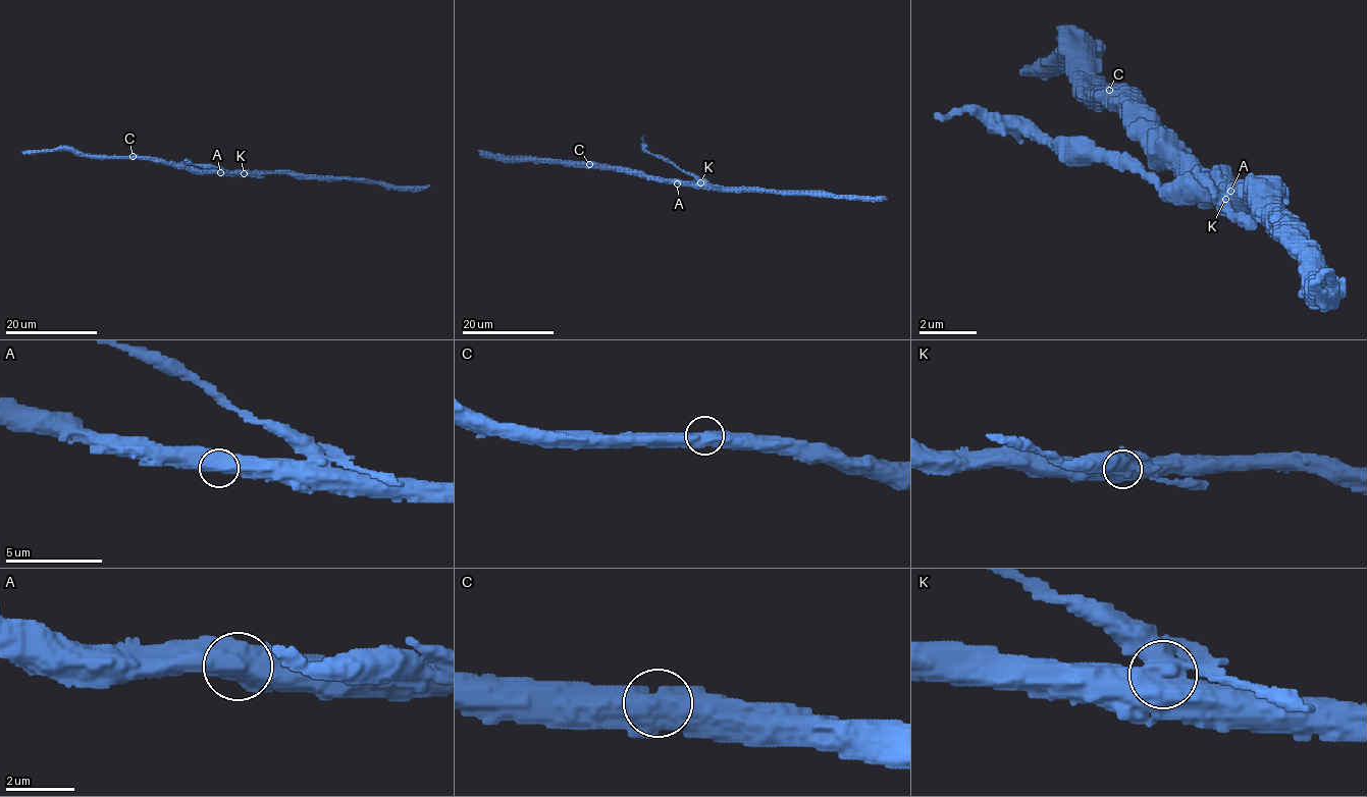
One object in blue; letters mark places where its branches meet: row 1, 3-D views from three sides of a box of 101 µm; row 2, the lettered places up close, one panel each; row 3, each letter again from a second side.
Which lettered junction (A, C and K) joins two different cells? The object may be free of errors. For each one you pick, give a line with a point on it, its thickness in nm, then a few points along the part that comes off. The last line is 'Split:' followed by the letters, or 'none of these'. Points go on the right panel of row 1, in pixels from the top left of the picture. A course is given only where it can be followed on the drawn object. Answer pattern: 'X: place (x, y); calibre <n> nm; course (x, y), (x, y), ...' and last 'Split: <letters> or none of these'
K: place (1225, 199); calibre 500 nm; course (1223, 198), (1180, 198), (1109, 154), (1052, 147), (980, 111), (937, 111)
Split: K

